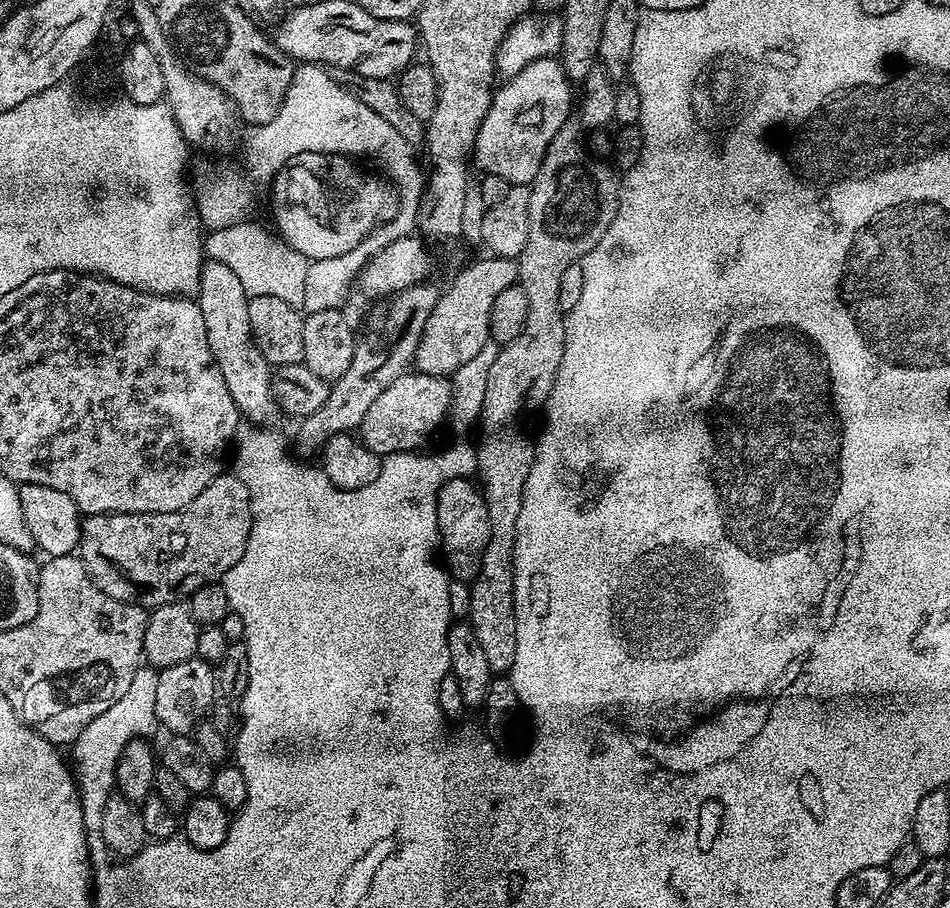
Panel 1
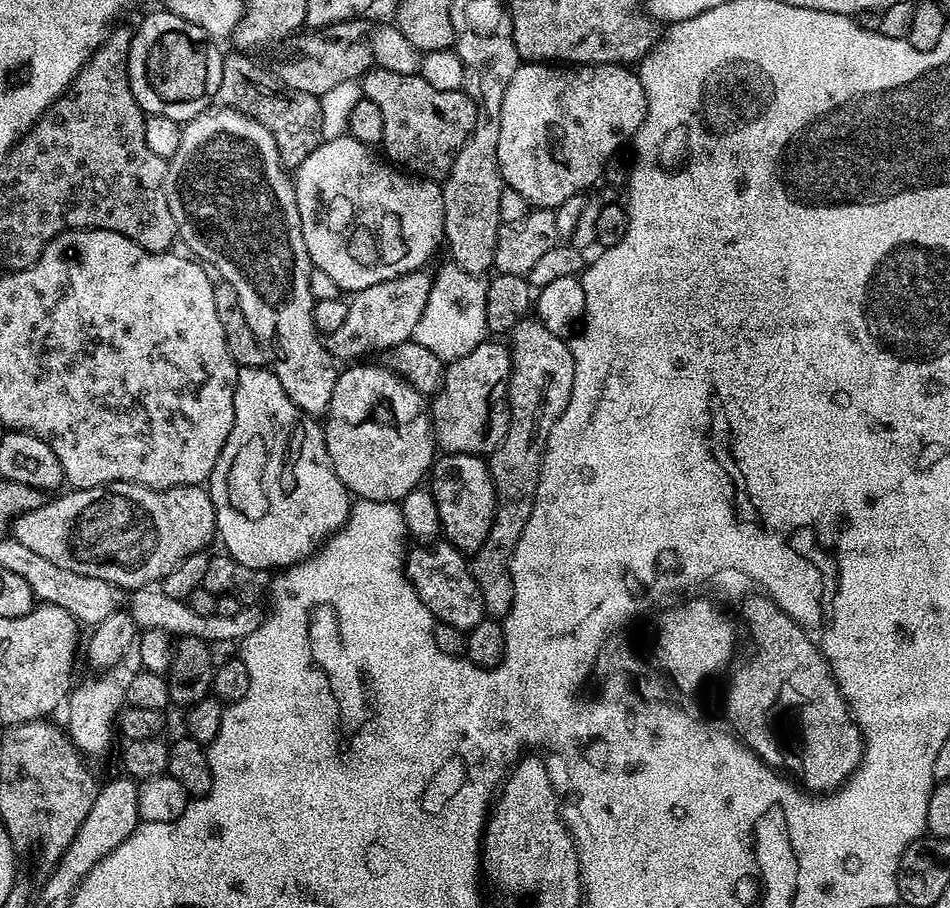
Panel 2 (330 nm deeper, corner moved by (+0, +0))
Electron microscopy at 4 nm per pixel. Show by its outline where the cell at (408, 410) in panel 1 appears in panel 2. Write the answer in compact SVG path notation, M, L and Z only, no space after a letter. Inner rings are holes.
M479 344L470 354L451 361L443 369L442 389L430 400L432 434L445 453L465 452L484 456L496 451L508 429L508 379L512 377L512 353L500 344Z

